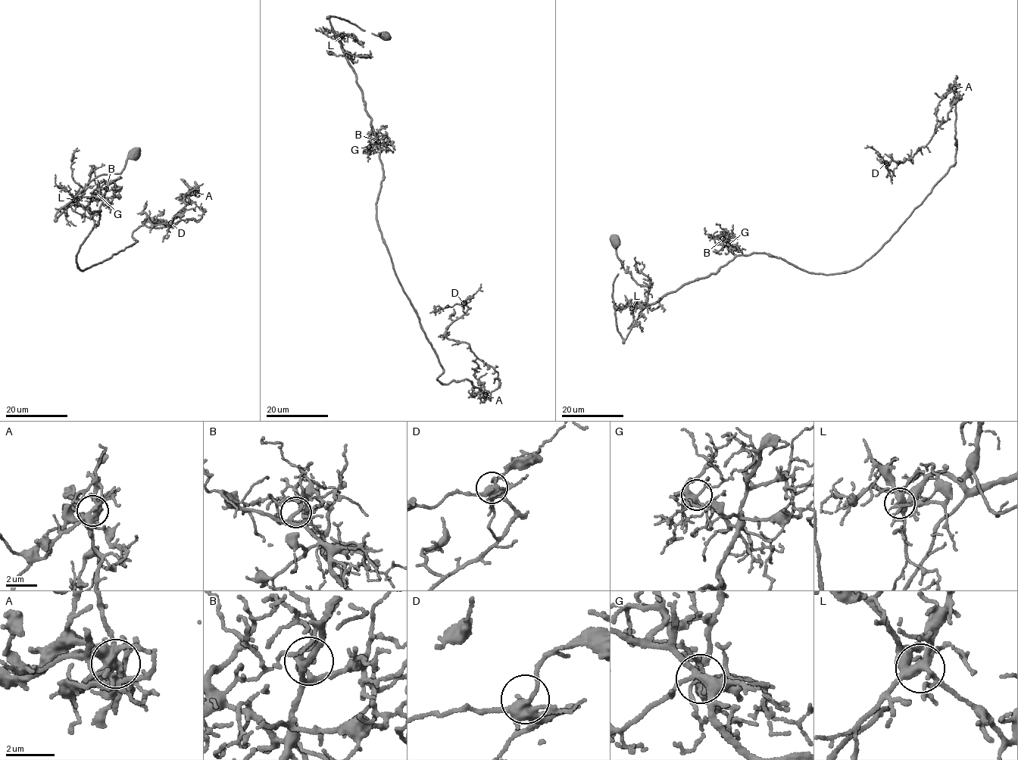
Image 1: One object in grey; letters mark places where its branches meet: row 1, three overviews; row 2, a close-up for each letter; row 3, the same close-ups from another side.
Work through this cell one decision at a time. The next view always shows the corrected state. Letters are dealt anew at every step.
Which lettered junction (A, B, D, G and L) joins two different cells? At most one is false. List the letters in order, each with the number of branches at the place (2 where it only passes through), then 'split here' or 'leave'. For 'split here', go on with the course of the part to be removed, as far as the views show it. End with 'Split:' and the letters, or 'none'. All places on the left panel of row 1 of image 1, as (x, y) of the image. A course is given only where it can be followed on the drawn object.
A: 8 | split here | (195, 192), (184, 194), (180, 220), (151, 219), (170, 226), (151, 222), (146, 200)
B: 6 | leave
D: 5 | leave
G: 8 | leave
L: 7 | leave
Split: A

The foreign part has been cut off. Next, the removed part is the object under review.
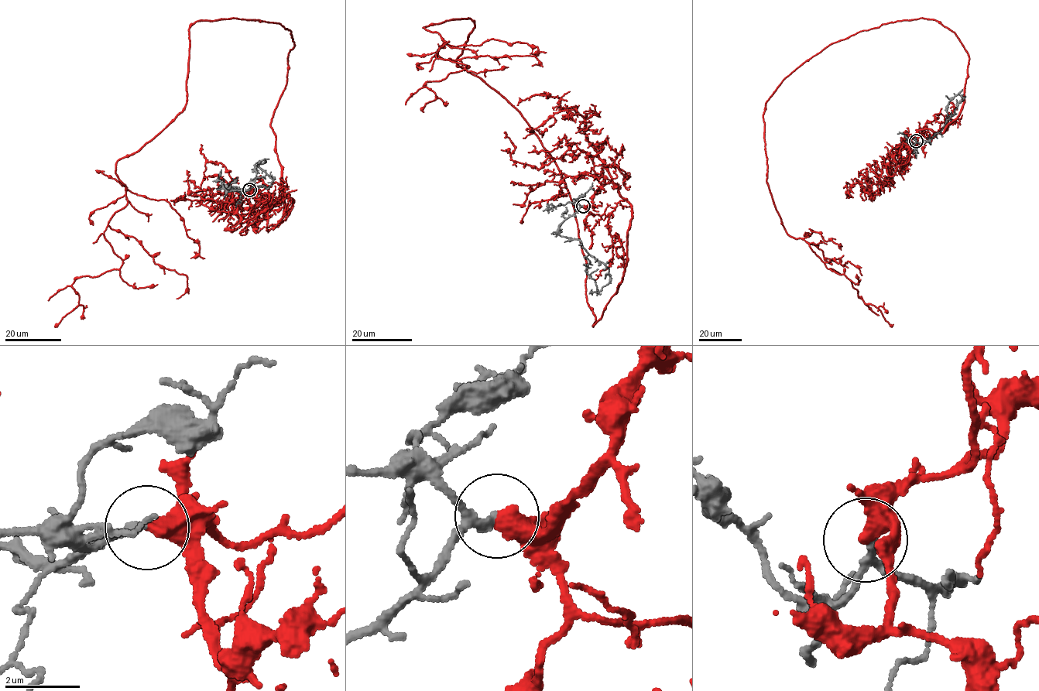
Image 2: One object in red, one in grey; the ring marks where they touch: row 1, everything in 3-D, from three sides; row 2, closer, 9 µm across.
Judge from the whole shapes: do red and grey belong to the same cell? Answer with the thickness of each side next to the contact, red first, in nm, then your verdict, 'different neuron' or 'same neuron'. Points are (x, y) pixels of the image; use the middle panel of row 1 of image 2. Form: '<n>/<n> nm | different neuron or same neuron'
480/170 nm | same neuron

